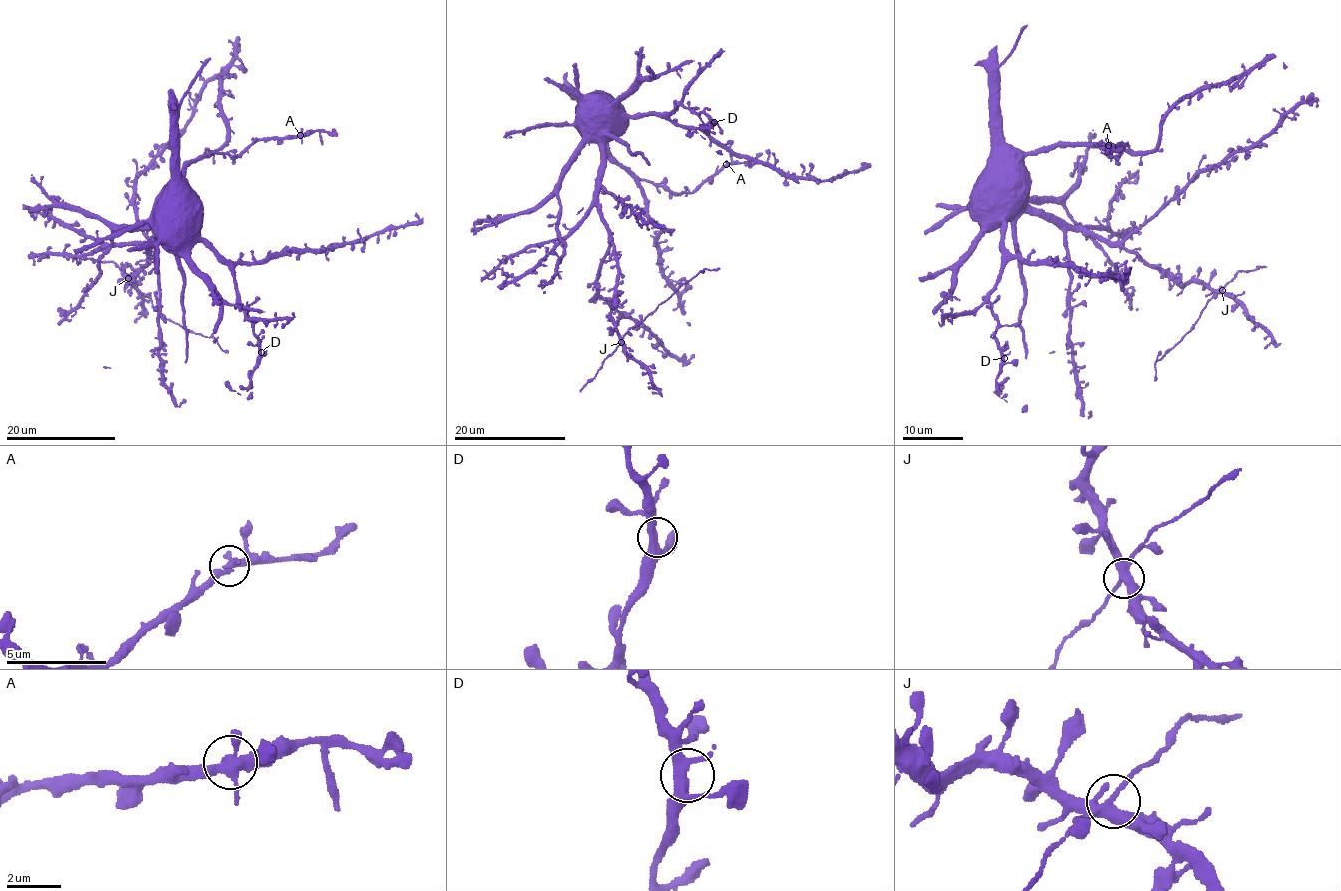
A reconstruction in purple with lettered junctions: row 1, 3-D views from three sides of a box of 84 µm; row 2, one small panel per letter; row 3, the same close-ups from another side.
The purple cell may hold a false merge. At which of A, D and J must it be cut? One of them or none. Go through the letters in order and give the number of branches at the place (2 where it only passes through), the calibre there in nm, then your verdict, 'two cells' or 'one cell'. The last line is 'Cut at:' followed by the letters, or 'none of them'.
A: 4 | 320 nm | one cell
D: 4 | 340 nm | one cell
J: 4 | 400 nm | one cell
Cut at: none of them

